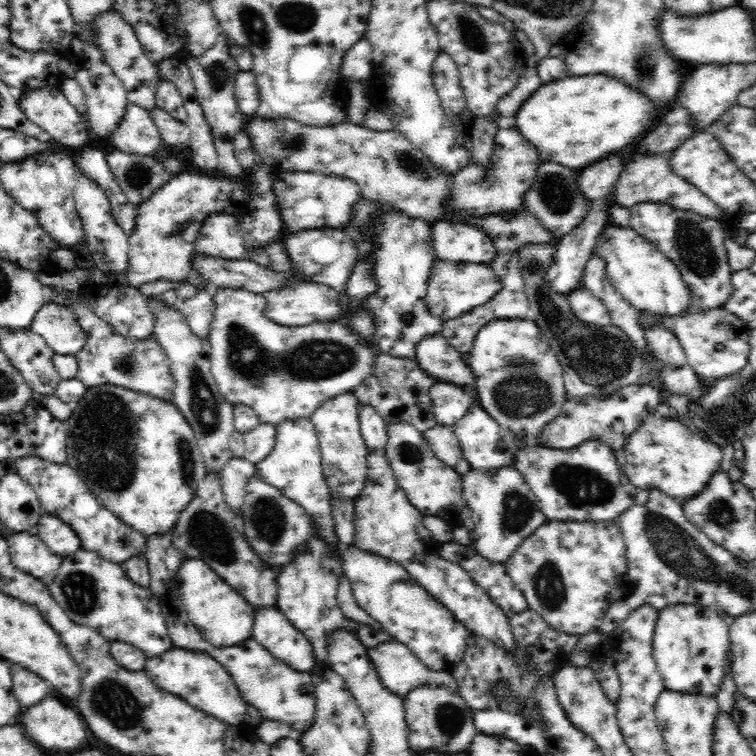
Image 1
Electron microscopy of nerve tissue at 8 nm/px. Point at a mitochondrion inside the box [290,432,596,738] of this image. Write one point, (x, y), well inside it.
(548, 582)

